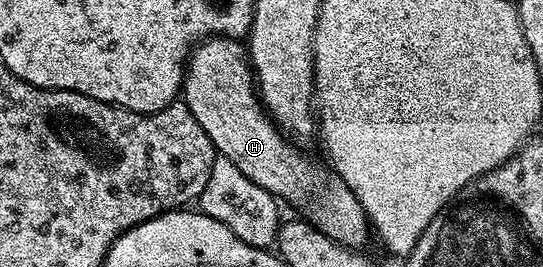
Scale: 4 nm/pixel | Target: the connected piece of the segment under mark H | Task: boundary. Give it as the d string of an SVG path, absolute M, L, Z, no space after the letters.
M210 36L189 53L183 81L183 103L191 110L191 114L195 114L195 122L203 126L203 134L211 138L216 155L231 158L231 162L235 162L235 166L239 166L239 170L243 170L243 174L247 174L247 178L255 182L255 186L267 190L278 201L286 200L291 207L298 208L302 212L298 213L313 227L327 234L327 238L354 250L366 247L364 244L369 240L371 220L370 217L369 220L365 217L365 212L357 201L360 200L358 193L350 190L347 182L340 180L336 172L324 163L321 165L315 157L308 156L301 148L296 148L292 144L294 141L265 111L261 97L255 91L255 77L246 45L240 39L232 36Z

